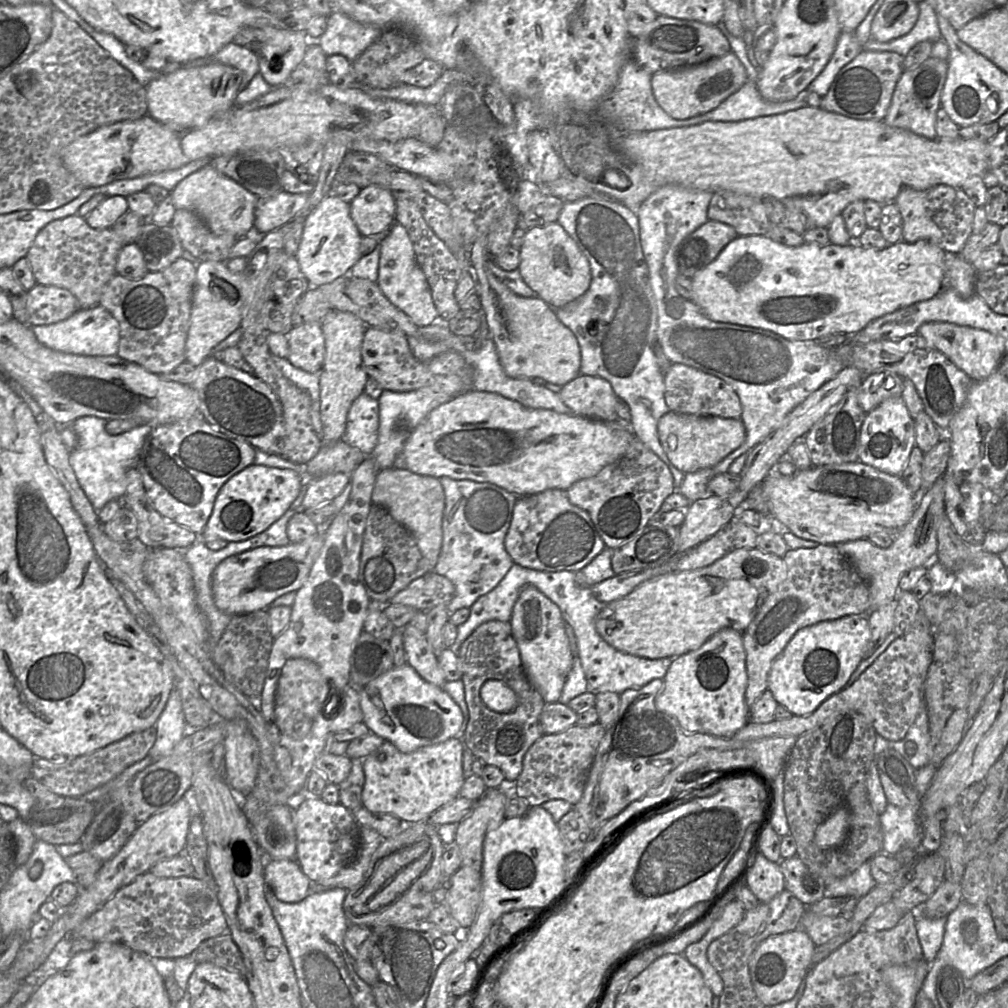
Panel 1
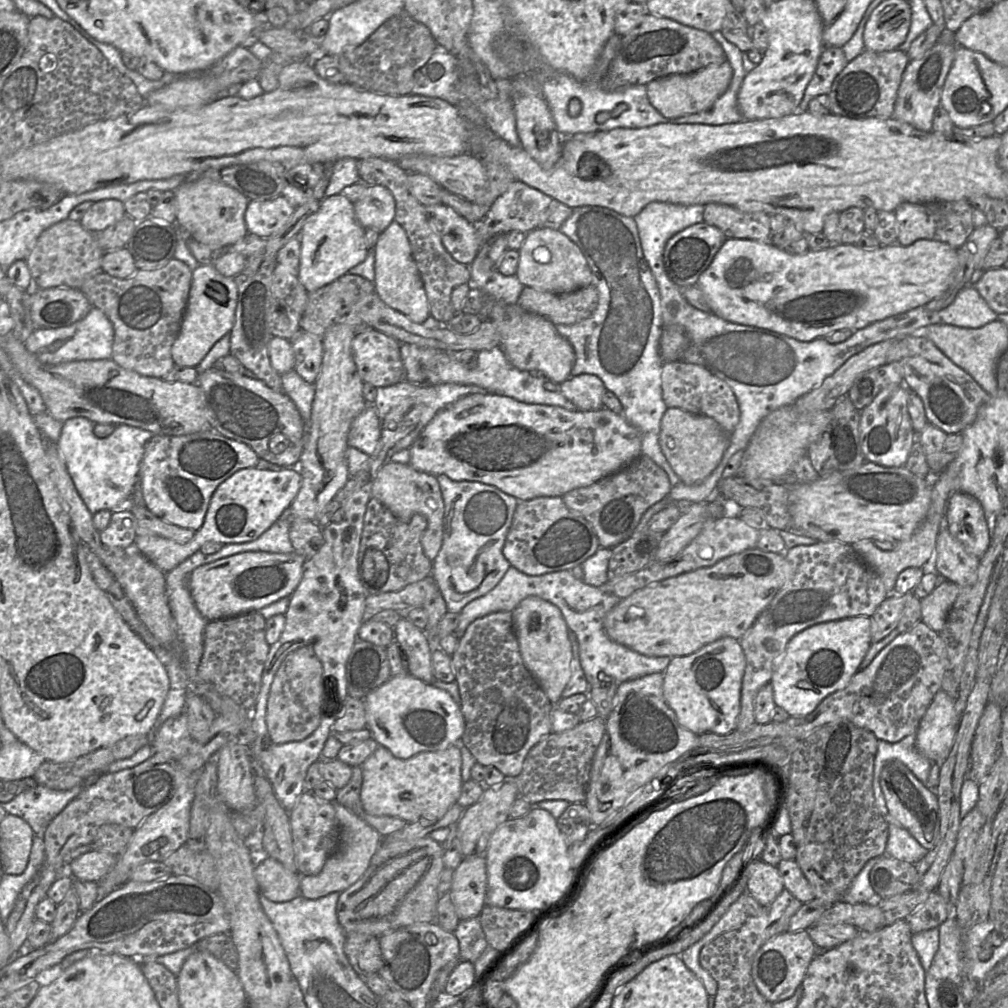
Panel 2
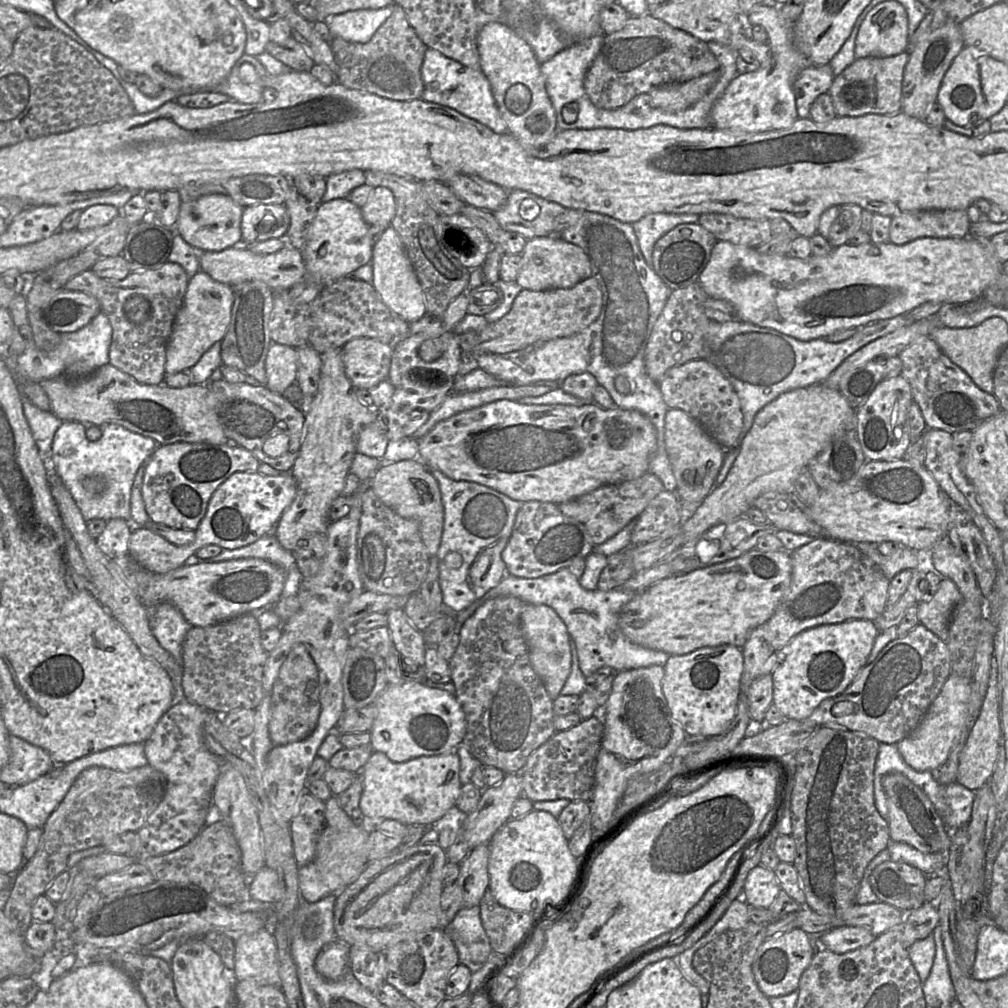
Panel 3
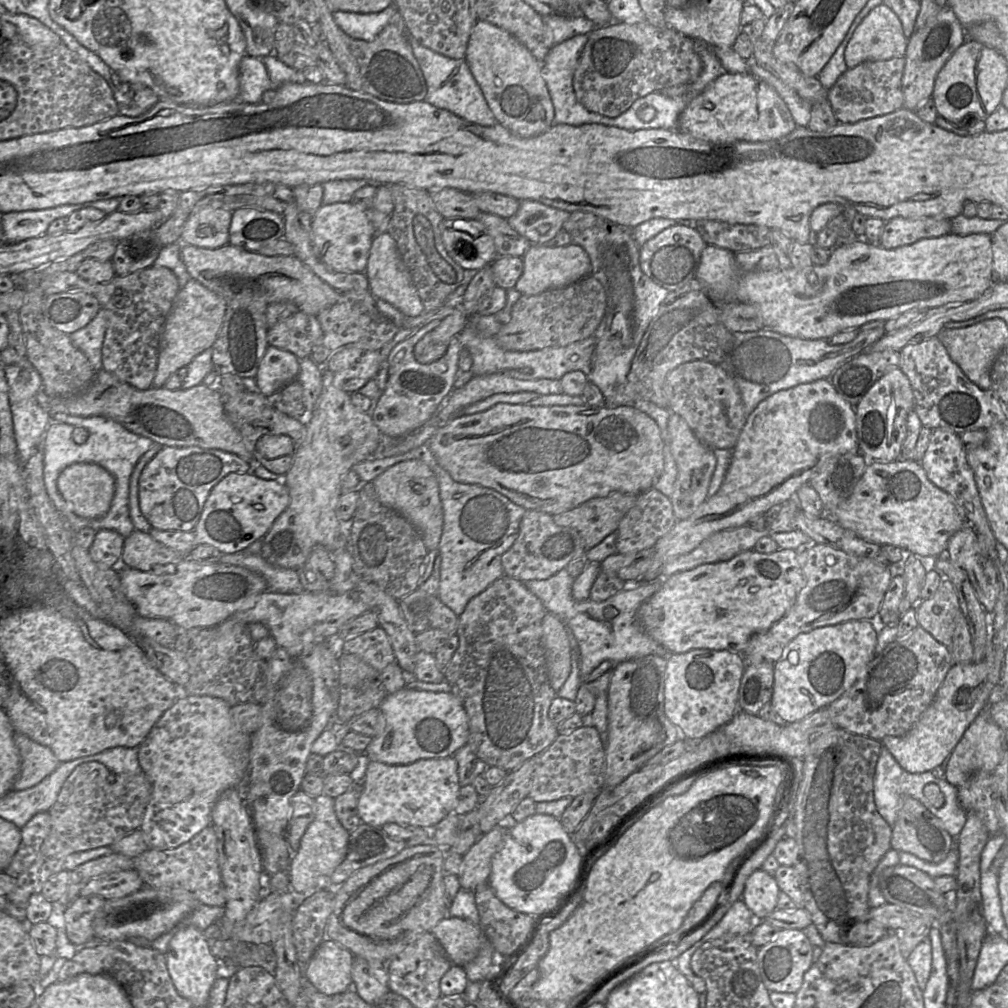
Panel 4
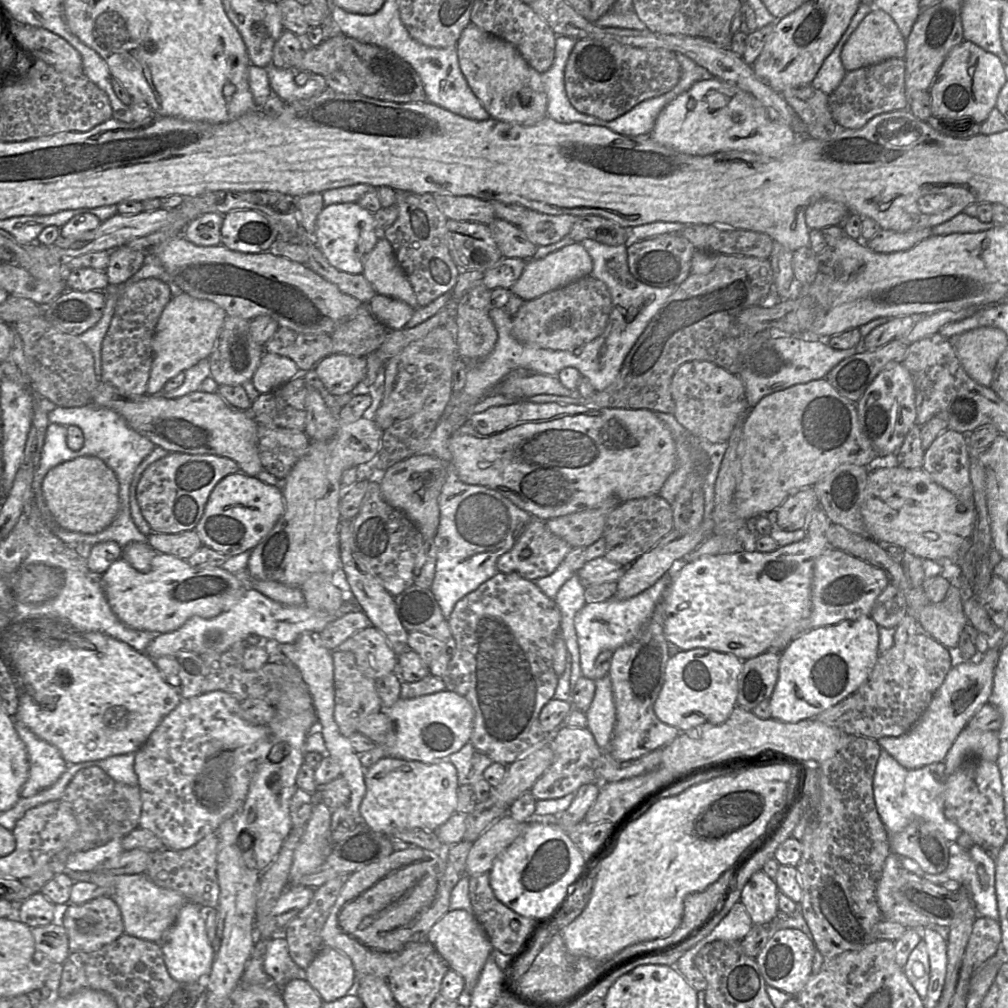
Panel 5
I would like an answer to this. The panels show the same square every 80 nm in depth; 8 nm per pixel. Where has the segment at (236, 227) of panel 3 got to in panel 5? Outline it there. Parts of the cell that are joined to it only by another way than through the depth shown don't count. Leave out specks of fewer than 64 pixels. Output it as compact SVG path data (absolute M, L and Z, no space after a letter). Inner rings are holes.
M206 213L190 221L182 232L189 242L197 246L221 245L221 227L224 215Z

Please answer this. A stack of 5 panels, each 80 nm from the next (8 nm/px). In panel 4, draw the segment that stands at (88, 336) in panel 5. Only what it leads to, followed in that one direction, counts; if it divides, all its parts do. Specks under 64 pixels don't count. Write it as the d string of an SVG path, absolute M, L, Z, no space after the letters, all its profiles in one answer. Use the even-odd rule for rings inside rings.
M101 308L84 328L69 334L70 339L88 359L93 370L102 369L102 346L107 329L107 312Z

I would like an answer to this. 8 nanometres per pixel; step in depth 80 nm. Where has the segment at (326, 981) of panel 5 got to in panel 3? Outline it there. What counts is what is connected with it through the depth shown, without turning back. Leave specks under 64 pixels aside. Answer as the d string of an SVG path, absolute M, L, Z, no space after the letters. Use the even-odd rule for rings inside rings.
M340 940L326 944L315 960L315 969L327 980L338 980L349 967L349 947Z

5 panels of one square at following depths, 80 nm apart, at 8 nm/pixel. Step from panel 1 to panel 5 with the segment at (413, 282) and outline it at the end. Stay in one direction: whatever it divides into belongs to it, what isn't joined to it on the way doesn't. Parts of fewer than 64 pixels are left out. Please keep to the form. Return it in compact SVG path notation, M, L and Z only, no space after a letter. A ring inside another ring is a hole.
M382 235L366 260L363 275L378 295L401 300L414 309L419 307L413 287L400 267L392 245Z

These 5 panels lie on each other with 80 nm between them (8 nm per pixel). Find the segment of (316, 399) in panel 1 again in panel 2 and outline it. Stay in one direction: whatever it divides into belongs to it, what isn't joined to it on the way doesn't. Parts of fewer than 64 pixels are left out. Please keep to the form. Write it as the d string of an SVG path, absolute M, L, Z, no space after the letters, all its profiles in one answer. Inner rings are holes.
M295 369L283 374L282 391L297 407L306 426L310 423L315 384L306 382Z

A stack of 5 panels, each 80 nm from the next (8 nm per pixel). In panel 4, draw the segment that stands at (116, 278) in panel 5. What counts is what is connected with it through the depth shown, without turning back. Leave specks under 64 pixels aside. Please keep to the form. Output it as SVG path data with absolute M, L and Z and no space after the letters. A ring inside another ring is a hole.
M154 228L118 242L111 259L116 276L122 277L152 267L162 248Z

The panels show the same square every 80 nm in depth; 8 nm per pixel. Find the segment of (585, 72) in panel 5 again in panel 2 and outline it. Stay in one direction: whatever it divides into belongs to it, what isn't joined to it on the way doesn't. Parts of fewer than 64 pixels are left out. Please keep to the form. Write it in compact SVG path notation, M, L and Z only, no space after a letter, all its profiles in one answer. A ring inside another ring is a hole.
M648 12L631 32L621 37L601 88L613 92L632 85L648 85L657 78L690 74L726 60L723 48L712 34Z

